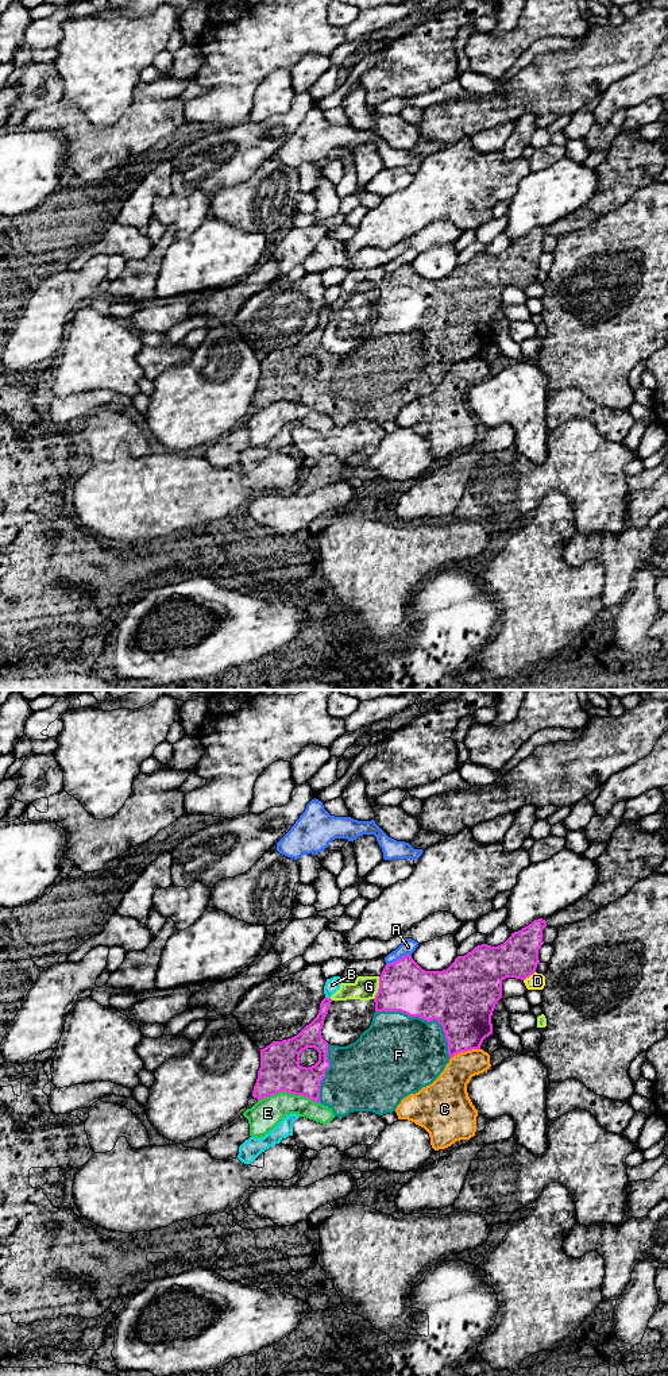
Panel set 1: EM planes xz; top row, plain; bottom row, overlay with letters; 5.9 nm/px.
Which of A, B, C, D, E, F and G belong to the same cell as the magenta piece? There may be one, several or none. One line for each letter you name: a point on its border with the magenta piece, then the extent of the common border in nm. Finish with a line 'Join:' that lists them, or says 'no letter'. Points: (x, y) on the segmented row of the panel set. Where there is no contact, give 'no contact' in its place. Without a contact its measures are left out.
F: contact xz (424, 1018); length 550 nm
Join: F

